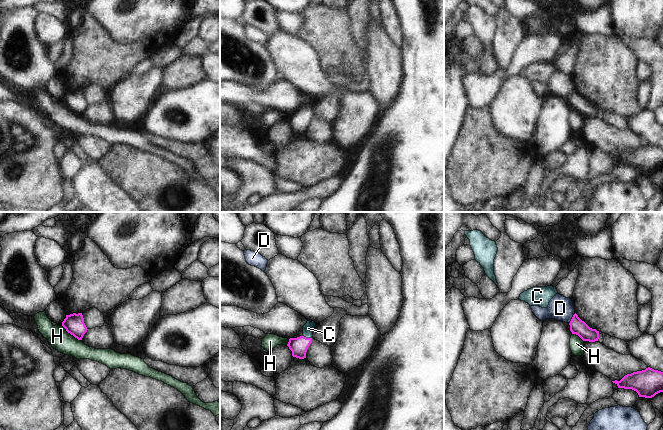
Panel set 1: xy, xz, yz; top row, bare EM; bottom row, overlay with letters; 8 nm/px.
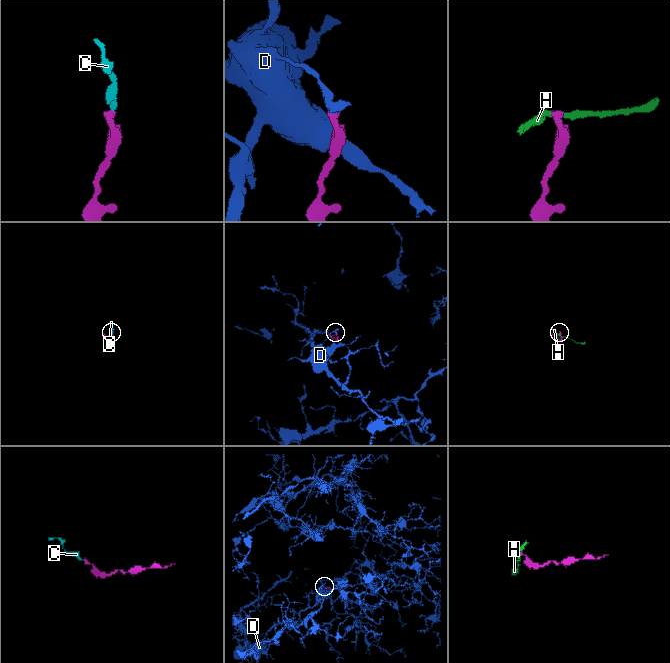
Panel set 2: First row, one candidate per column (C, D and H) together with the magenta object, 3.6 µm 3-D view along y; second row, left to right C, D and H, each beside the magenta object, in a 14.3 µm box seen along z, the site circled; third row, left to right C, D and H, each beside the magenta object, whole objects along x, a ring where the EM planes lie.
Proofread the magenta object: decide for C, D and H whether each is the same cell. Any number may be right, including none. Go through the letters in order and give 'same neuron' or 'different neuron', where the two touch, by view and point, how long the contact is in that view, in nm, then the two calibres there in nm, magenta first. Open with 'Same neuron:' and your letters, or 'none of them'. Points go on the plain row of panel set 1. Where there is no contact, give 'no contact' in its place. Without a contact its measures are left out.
Same neuron: C
C: same neuron | xz (307, 114) | 70 nm | 140/90 nm
D: different neuron | yz (572, 94) | 100 nm | 120/200 nm
H: different neuron | xy (71, 110) | 200 nm | 160/170 nm

